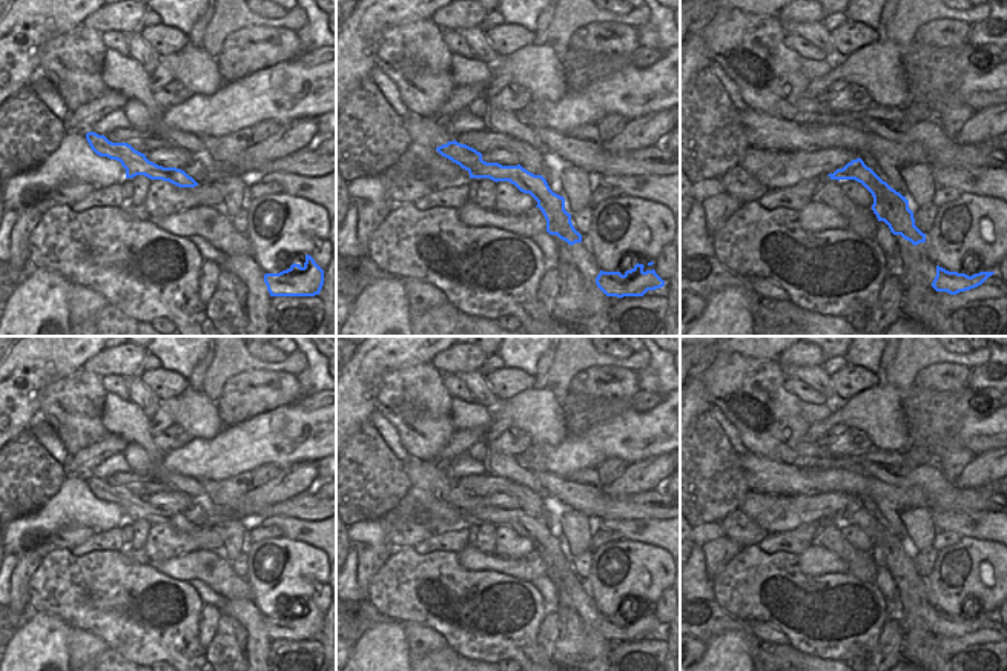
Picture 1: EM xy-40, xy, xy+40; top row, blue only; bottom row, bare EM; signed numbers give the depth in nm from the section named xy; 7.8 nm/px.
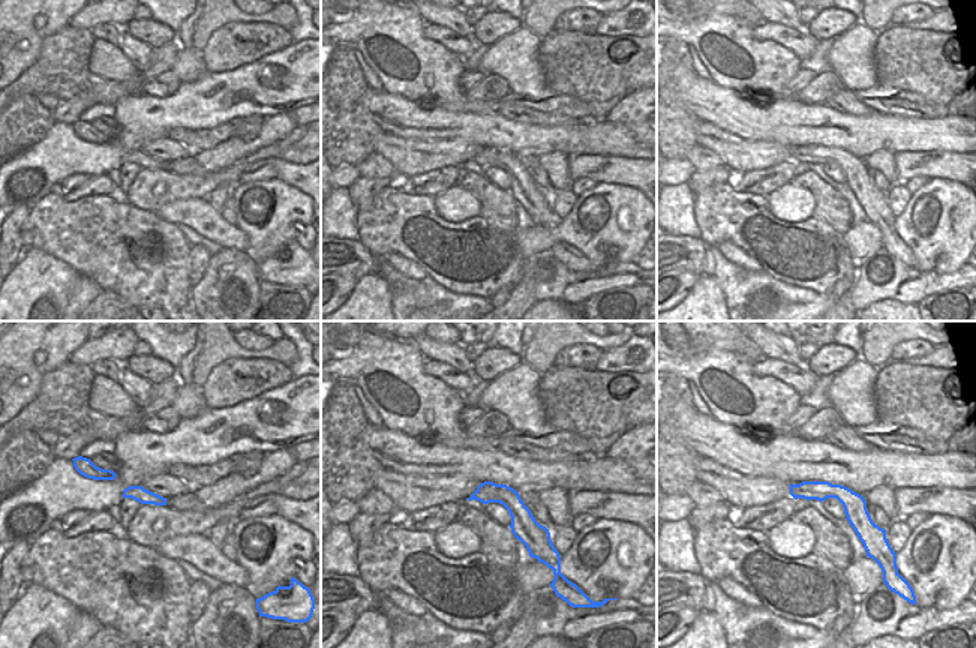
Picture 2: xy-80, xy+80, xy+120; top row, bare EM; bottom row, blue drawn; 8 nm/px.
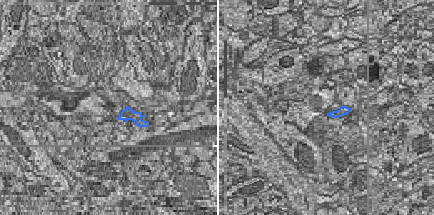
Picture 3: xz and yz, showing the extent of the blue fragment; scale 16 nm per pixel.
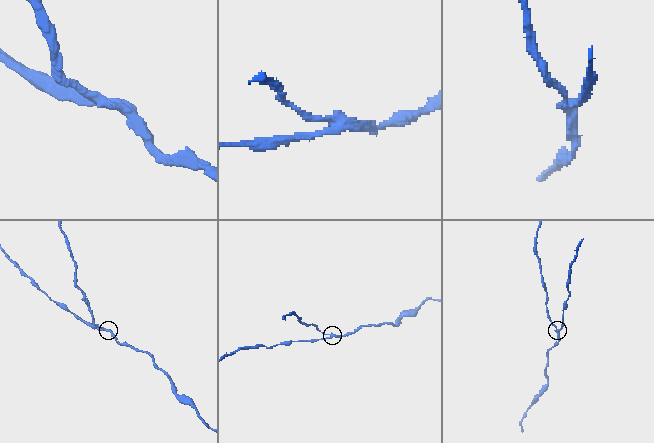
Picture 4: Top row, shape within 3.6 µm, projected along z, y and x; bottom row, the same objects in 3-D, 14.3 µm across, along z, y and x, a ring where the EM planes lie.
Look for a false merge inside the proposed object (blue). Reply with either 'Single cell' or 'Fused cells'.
Fused cells.

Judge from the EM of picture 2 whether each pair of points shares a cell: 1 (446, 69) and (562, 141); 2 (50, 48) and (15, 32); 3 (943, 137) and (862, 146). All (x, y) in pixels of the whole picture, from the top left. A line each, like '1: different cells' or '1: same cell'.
1: different cells
2: different cells
3: same cell

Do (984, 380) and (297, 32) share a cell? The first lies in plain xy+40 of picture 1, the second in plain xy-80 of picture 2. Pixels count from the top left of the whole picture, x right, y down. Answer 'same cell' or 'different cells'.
same cell

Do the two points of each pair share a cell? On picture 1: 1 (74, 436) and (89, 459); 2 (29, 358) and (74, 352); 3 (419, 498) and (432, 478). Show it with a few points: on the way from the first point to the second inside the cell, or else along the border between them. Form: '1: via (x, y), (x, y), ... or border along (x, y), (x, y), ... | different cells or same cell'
1: border along (106, 435), (71, 456) | different cells
2: via (40, 356), (46, 352), (63, 352) | same cell
3: border along (410, 485), (435, 493) | different cells

